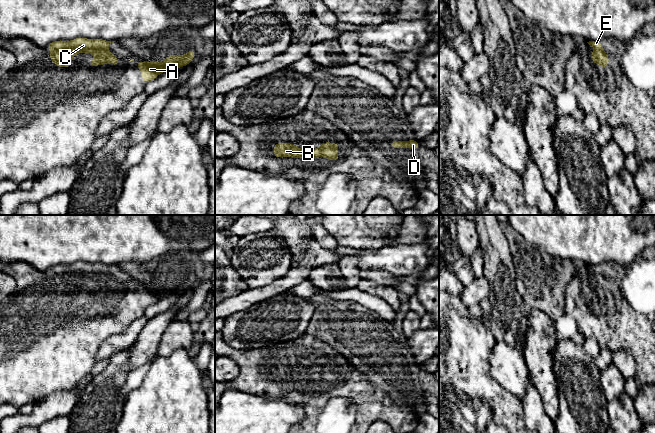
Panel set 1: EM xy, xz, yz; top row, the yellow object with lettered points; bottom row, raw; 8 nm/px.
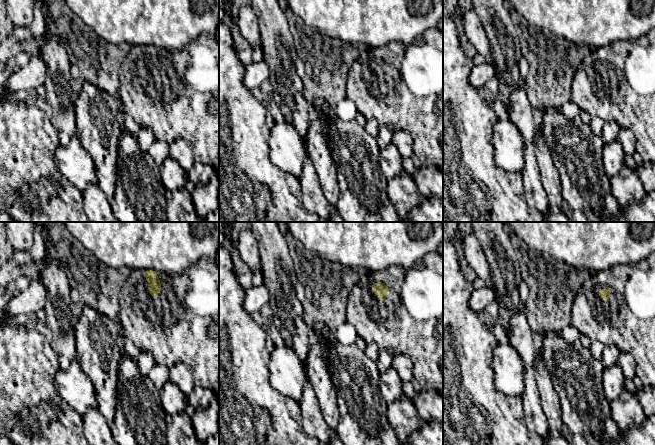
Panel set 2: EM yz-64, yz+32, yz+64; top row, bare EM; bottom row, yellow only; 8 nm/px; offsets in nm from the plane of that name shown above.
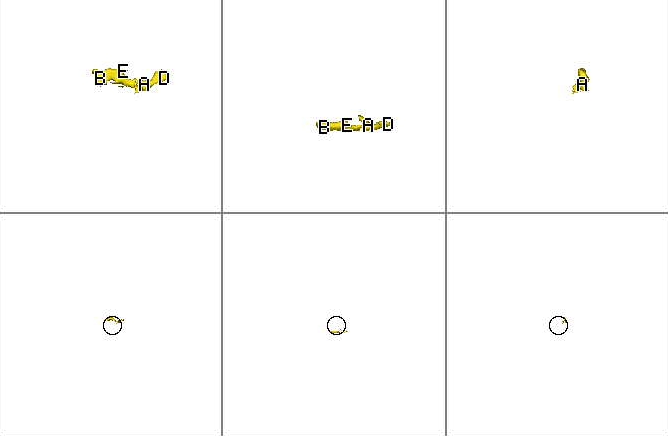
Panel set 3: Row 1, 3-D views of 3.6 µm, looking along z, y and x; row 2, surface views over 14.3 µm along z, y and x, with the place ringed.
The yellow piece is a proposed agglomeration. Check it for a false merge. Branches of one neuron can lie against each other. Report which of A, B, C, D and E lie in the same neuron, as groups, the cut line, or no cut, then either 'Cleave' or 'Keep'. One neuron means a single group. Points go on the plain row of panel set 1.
Groups: A B C D E. No split. Keep

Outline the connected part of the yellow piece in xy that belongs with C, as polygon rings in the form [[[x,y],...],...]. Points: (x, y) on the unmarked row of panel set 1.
[[[78,261],[70,265],[54,265],[49,267],[47,271],[50,273],[50,284],[59,292],[72,290],[71,284],[77,277],[95,278],[96,280],[92,282],[90,290],[108,287],[118,290],[121,285],[108,273],[108,269],[114,266],[116,265]]]

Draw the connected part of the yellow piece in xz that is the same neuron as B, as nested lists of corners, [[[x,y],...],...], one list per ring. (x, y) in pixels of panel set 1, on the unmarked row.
[[[331,366],[320,367],[318,372],[311,374],[298,372],[296,369],[291,367],[275,367],[274,381],[291,381],[296,383],[303,381],[324,381],[331,385],[335,385],[340,382],[337,376],[339,372],[339,368]]]

